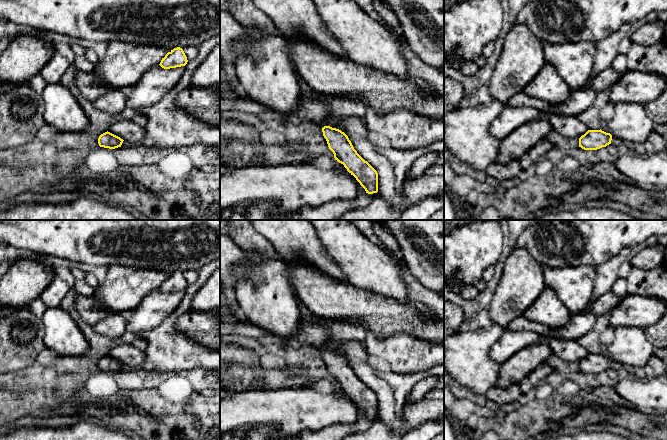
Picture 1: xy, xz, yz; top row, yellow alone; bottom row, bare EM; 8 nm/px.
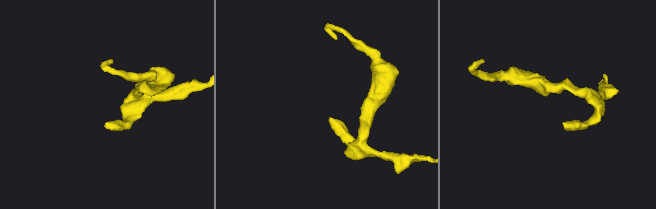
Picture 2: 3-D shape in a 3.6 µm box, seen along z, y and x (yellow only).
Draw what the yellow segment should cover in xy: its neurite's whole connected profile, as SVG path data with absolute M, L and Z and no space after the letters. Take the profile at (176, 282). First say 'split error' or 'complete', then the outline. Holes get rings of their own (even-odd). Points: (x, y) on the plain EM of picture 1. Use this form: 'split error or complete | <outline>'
complete | M177 271L168 276L160 286L160 290L164 293L185 290L188 284L182 272Z

